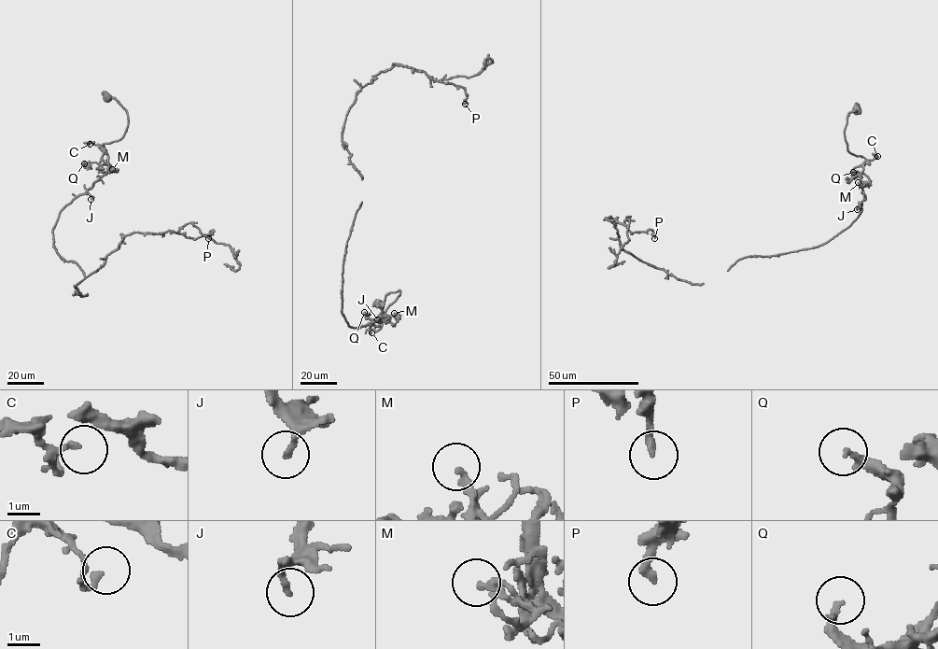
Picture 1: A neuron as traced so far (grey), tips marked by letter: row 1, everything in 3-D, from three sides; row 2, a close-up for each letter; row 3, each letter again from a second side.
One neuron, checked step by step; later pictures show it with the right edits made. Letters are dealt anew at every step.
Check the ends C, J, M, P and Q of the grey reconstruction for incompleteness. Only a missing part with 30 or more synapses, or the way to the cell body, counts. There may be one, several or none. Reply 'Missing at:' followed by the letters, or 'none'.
Missing at: P

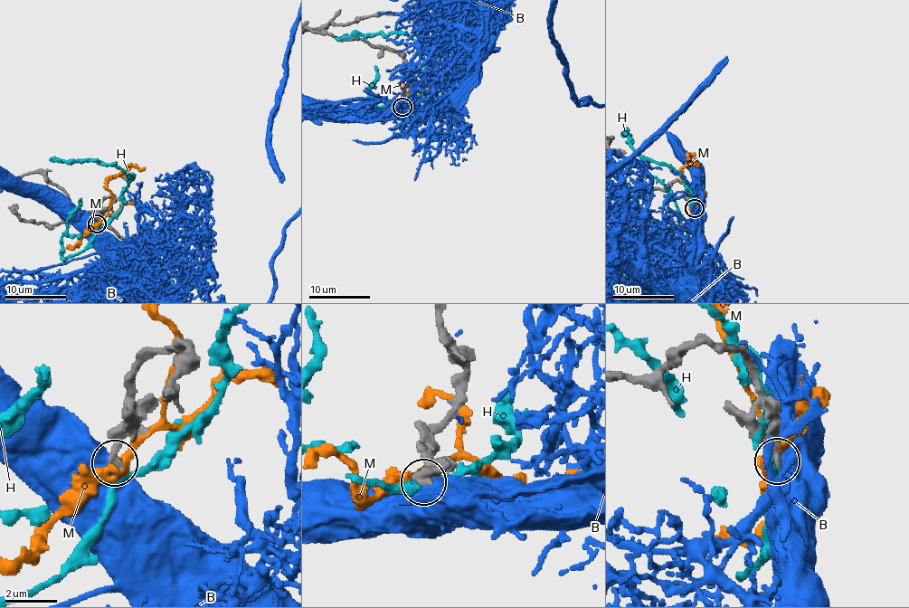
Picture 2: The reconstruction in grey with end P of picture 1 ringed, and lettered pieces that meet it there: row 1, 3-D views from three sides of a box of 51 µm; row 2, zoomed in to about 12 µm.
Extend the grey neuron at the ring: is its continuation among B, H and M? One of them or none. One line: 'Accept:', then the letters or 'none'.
Accept: none

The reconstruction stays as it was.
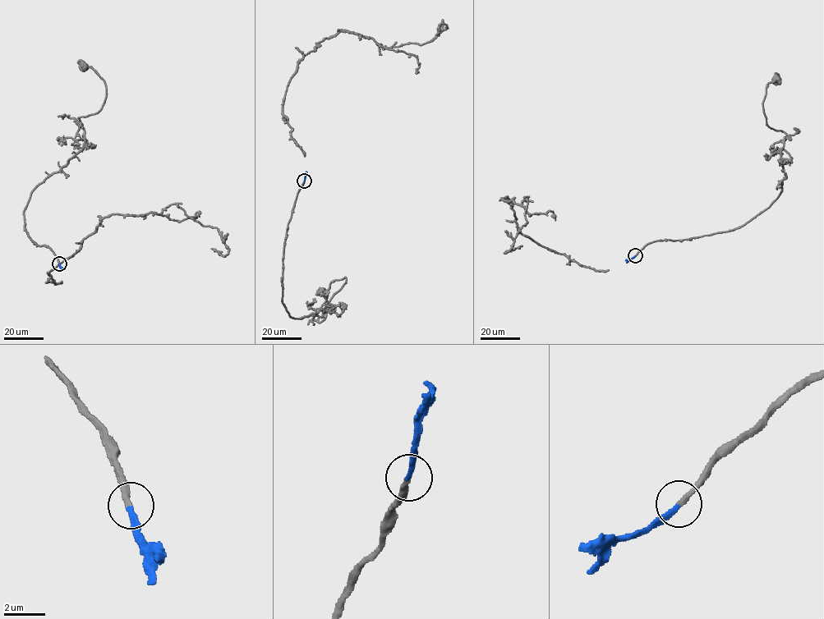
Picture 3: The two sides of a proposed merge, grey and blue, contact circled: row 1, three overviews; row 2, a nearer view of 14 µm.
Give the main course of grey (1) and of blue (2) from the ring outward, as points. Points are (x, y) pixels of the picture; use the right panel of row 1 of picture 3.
1: (635, 255), (657, 240), (739, 227), (775, 199), (790, 138), (763, 111), (766, 88), (777, 81)
2: (635, 255), (625, 260)

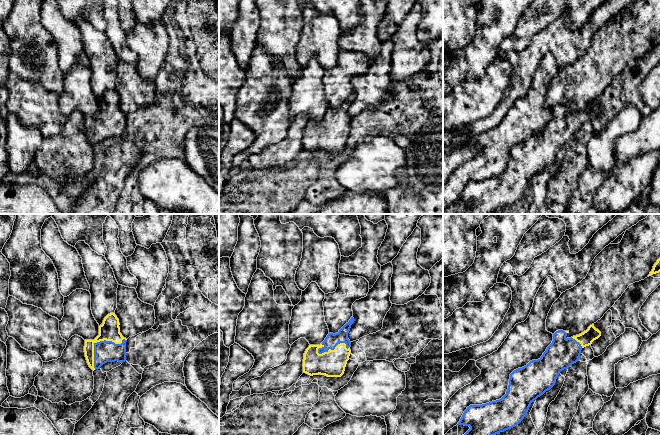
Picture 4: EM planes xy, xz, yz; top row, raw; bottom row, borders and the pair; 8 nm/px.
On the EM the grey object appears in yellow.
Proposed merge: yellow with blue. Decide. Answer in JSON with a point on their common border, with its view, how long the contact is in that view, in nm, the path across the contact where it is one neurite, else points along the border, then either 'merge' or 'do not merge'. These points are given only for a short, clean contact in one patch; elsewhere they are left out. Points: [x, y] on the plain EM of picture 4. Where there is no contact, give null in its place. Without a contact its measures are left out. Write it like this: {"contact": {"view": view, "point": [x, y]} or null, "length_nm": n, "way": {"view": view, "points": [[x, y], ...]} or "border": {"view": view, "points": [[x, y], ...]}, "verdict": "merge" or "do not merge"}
{"contact": {"view": "xy", "point": [98, 117]}, "length_nm": 360, "way": {"view": "xy", "points": [[109, 106], [98, 117], [105, 124], [105, 127]]}, "verdict": "merge"}

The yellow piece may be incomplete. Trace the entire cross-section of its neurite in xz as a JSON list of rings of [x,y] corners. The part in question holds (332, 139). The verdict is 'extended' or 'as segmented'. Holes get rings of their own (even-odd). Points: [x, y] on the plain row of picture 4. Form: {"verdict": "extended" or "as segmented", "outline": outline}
{"verdict": "extended", "outline": [[[351,93],[338,109],[329,109],[320,121],[309,121],[304,129],[303,148],[310,152],[341,153],[351,129],[348,109],[353,99]]]}

